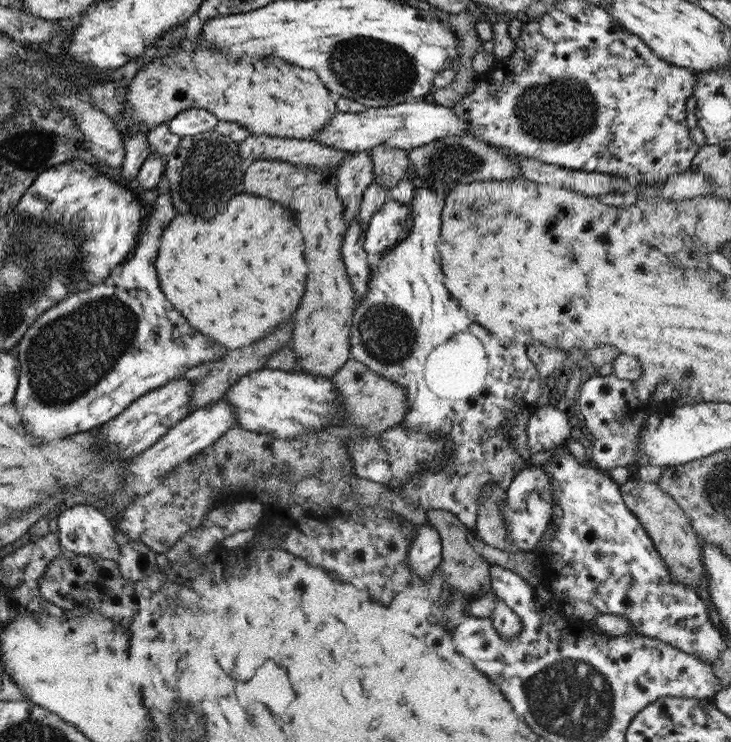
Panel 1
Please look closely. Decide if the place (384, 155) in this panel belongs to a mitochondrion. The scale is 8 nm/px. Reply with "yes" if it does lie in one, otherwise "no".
no

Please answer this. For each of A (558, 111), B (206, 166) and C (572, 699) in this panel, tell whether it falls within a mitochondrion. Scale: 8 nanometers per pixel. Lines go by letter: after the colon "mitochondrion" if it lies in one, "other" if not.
A: mitochondrion
B: mitochondrion
C: mitochondrion

